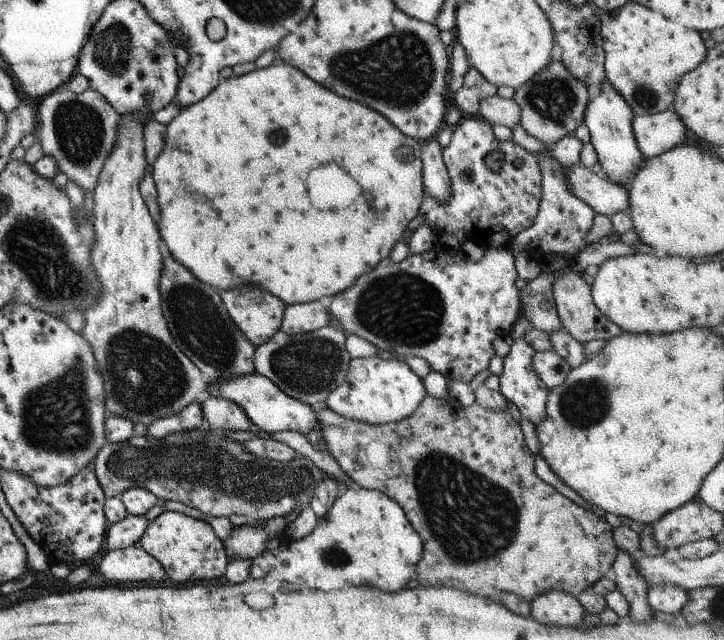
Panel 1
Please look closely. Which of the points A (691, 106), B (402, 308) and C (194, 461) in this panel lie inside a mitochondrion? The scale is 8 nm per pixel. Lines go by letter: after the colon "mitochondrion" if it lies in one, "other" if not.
A: other
B: mitochondrion
C: mitochondrion

